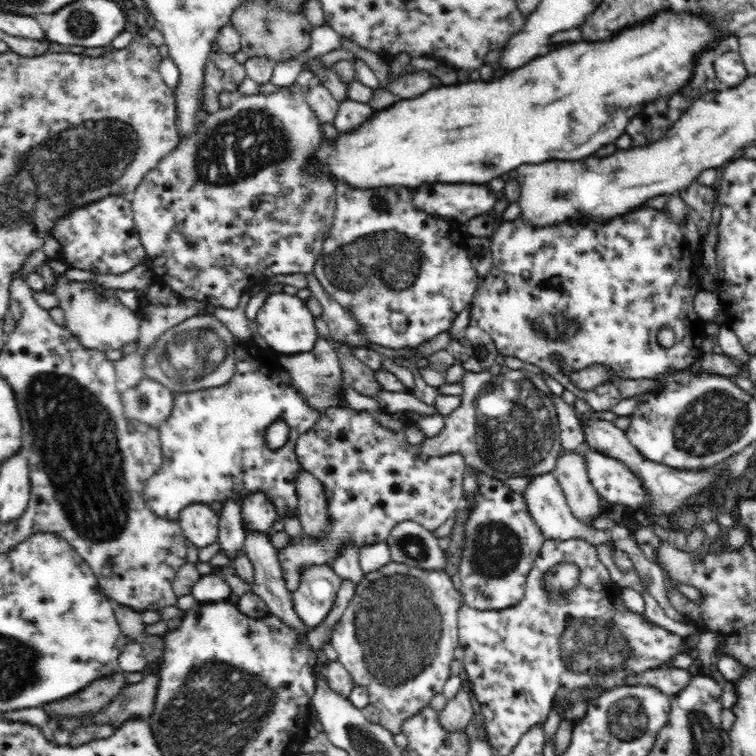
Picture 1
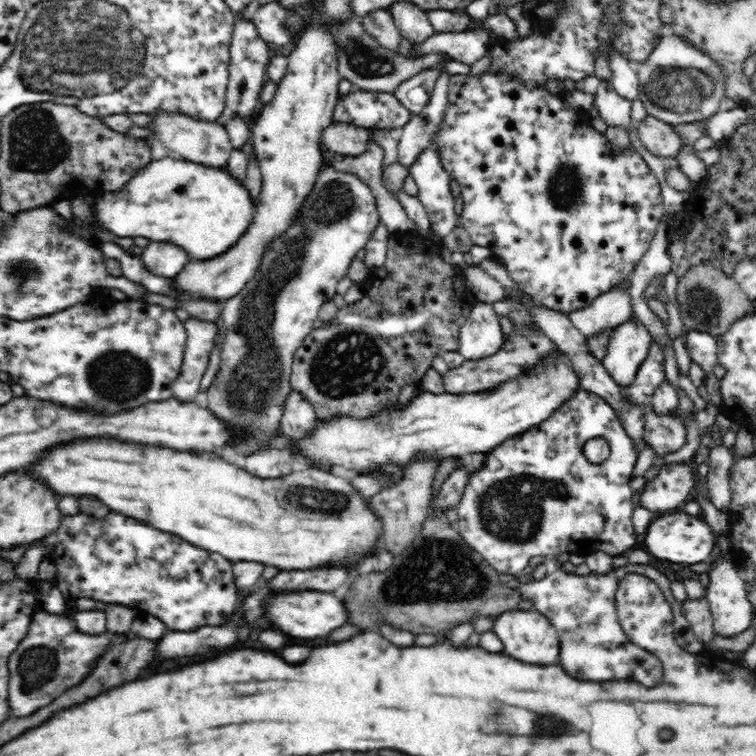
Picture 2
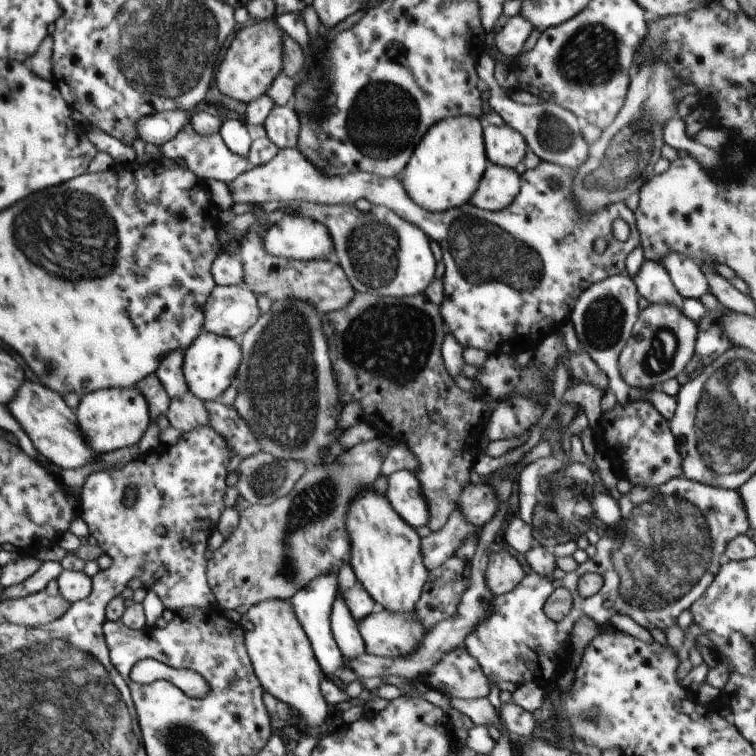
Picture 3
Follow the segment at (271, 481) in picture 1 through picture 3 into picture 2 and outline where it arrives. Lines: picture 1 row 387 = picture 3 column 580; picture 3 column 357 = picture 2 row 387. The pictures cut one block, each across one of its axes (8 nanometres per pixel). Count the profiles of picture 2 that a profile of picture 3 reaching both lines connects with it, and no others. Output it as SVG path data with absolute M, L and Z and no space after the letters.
M189 318L183 324L187 342L180 374L171 387L173 396L178 400L194 400L200 394L200 380L206 372L218 329L215 323L194 318Z

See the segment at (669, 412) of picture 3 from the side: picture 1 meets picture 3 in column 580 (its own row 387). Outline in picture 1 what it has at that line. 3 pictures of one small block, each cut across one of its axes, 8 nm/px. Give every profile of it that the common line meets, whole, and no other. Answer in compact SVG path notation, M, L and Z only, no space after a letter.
M318 335L313 350L298 355L280 356L278 362L288 371L293 386L304 397L304 400L307 400L310 408L322 412L322 415L328 408L347 408L344 403L344 388L349 389L350 386L344 382L337 353L327 339Z

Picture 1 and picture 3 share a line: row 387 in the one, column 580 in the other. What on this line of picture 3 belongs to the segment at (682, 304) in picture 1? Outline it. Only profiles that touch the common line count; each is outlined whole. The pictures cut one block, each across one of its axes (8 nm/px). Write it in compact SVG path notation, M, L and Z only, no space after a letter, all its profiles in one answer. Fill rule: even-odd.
M686 476L672 478L658 488L633 486L628 494L621 495L618 501L611 495L598 495L591 503L595 517L606 525L606 534L600 537L600 541L595 545L594 556L579 564L576 570L564 574L564 578L558 581L538 576L534 572L528 574L514 590L503 595L494 595L490 600L486 618L466 636L463 646L470 656L478 660L482 672L492 682L498 684L506 680L516 685L535 682L544 691L551 687L557 688L557 680L565 668L564 644L571 640L572 628L576 620L583 615L596 622L601 632L616 630L609 623L614 613L624 614L646 629L654 626L666 631L666 628L677 624L678 615L689 609L714 582L727 544L750 528L750 520L746 516L740 492L708 486ZM586 572L600 574L604 584L597 594L582 597L578 594L578 581ZM558 587L567 588L572 594L572 610L565 618L556 622L548 618L543 609L548 596Z

